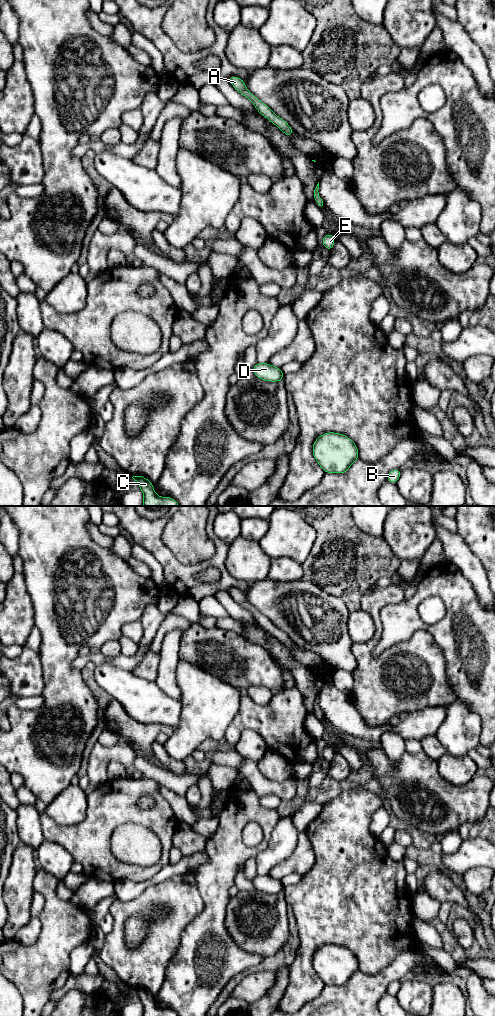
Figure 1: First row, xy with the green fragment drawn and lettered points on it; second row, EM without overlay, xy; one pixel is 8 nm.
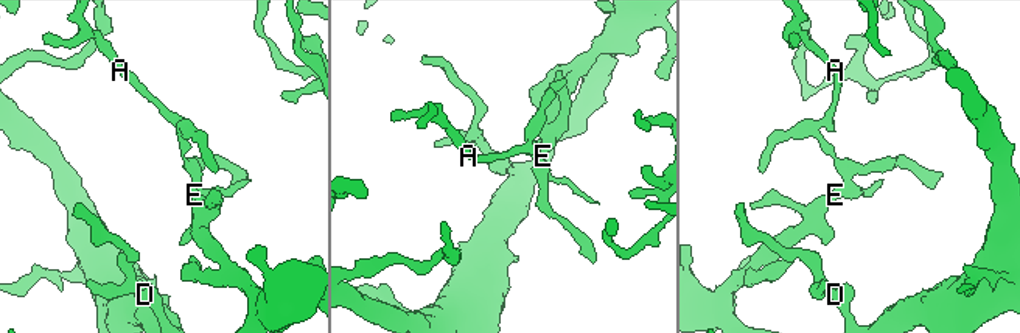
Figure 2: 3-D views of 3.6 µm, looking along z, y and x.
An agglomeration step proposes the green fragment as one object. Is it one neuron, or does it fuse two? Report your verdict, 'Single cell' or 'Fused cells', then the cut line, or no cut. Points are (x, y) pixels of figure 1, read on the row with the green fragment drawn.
Single cell. No split

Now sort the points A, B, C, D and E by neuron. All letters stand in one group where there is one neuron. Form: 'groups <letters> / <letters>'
groups A B C D E

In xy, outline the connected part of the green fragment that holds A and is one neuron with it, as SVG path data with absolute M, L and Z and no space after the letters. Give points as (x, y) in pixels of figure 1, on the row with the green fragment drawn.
M232 75L228 78L228 81L233 85L236 91L253 103L256 110L262 116L276 125L287 137L290 137L294 133L294 130L285 120L277 116L265 103L248 91L244 80Z

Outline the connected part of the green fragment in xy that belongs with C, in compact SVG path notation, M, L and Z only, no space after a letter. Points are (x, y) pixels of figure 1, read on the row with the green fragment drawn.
M133 476L132 478L137 482L143 493L144 501L142 506L179 506L179 503L170 496L158 496L152 482L147 478L143 476Z

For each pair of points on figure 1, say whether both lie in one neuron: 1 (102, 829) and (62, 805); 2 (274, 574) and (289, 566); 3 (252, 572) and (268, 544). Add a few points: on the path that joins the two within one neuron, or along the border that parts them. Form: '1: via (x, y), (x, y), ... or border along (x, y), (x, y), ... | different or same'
1: border along (86, 817), (75, 824), (62, 827) | different
2: via (278, 572), (285, 569) | same
3: border along (258, 542), (261, 549), (271, 559) | different

